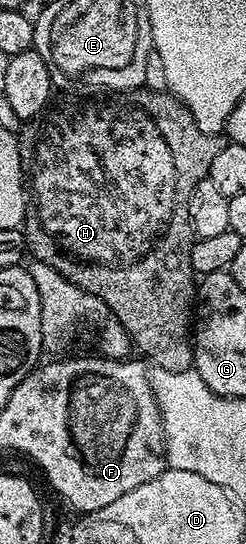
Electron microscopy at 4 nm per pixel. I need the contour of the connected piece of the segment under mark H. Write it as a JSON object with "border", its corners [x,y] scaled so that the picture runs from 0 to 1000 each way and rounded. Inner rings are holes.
{"border":[[[561,162],[476,169],[435,202],[407,202],[378,186],[346,184],[329,188],[333,195],[248,195],[236,202],[203,200],[89,230],[77,241],[85,301],[110,314],[110,384],[93,428],[114,465],[134,467],[130,472],[146,480],[224,493],[224,500],[289,515],[289,522],[370,537],[370,544],[402,544],[402,551],[435,559],[447,577],[524,612],[528,631],[553,642],[561,636],[593,651],[585,653],[593,660],[622,658],[618,671],[634,678],[744,684],[785,673],[776,594],[793,553],[793,506],[776,493],[776,456],[793,432],[760,397],[760,375],[776,368],[776,353],[793,353],[793,338],[809,338],[850,324],[862,296],[890,283],[907,261],[894,252],[809,243],[809,228],[793,228],[768,200],[711,175],[667,164],[654,164],[659,167],[606,164]]]}

